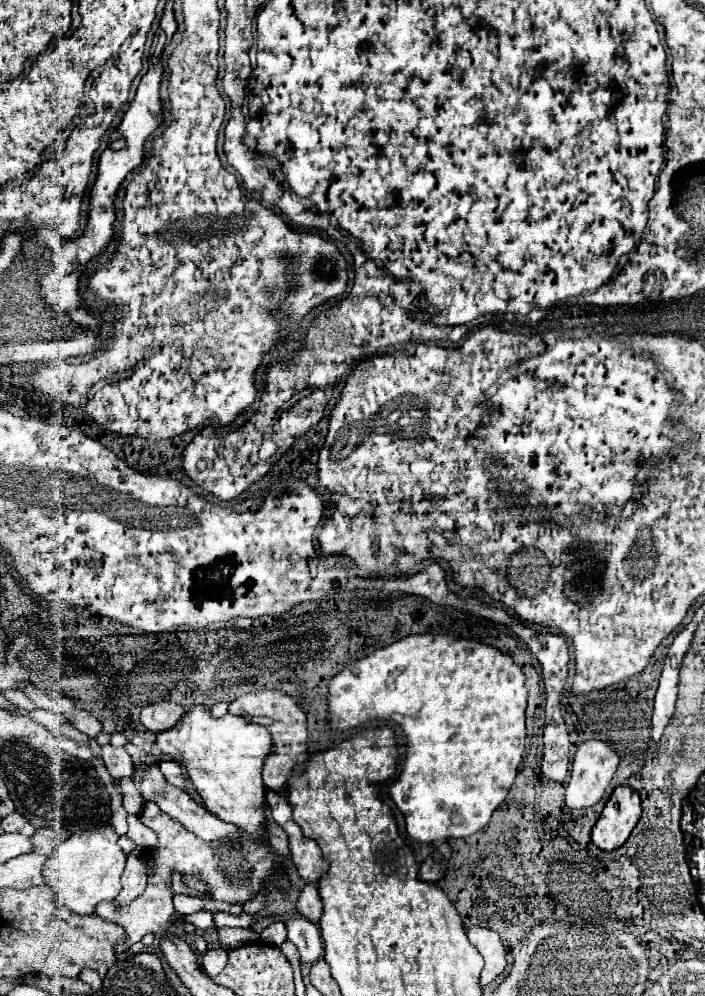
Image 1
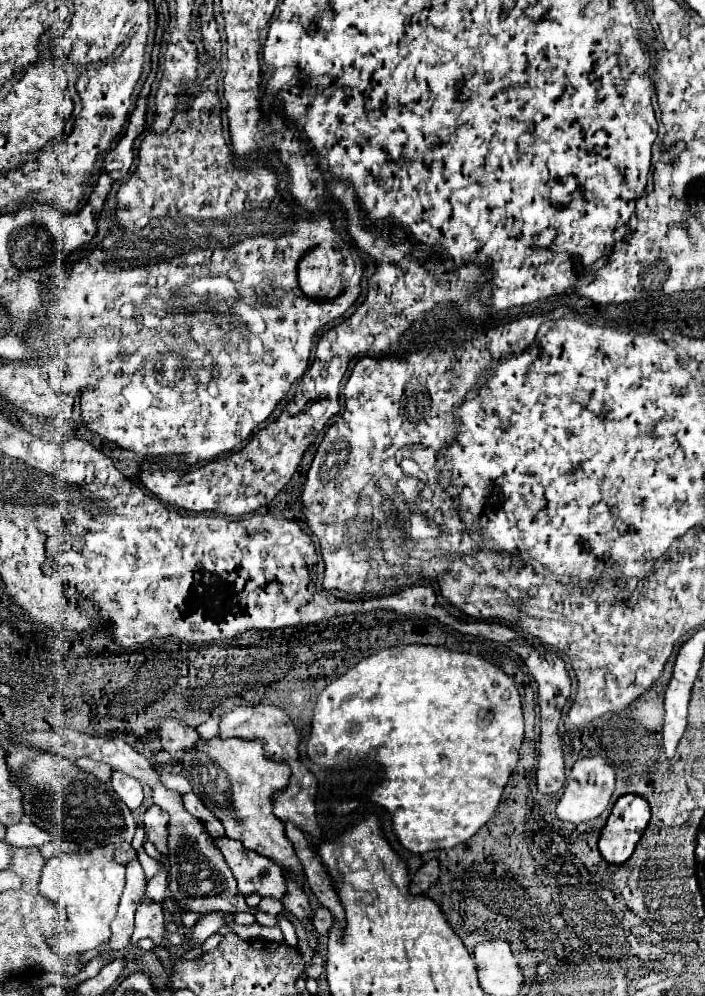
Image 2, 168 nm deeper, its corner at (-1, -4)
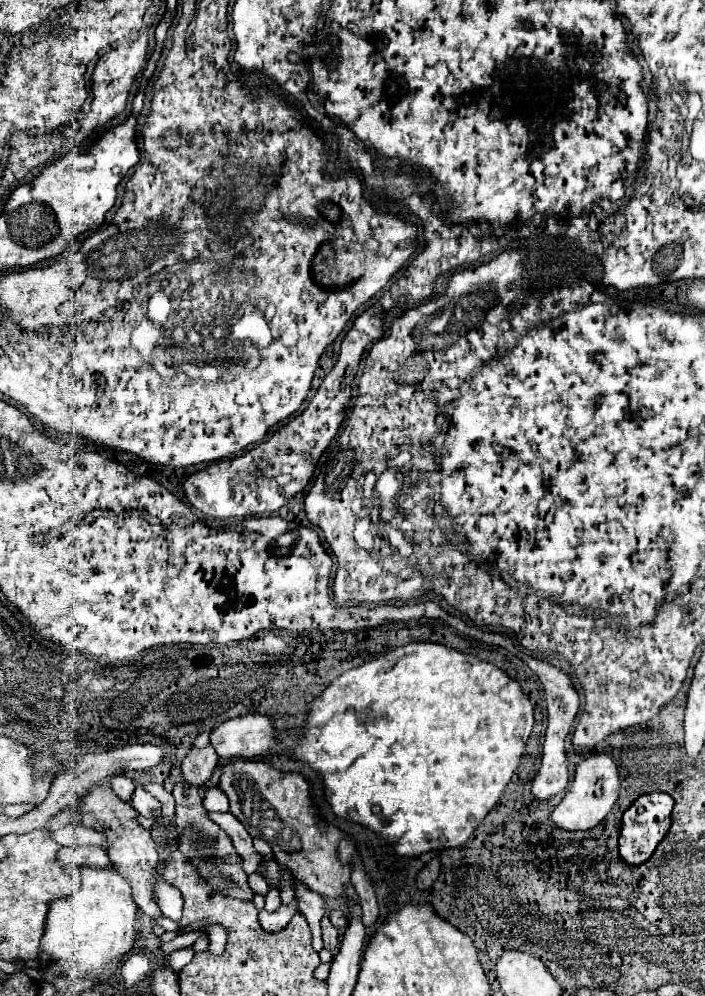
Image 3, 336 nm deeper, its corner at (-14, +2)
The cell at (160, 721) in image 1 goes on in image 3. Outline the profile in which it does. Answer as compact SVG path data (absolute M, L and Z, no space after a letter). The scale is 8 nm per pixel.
M208 744L206 748L192 746L186 758L182 760L184 780L196 786L204 786L210 780L216 764L218 764L218 754L212 744Z

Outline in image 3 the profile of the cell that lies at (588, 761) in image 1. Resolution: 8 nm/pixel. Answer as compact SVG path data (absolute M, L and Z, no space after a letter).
M606 754L590 756L576 768L574 784L570 784L570 788L566 790L564 800L554 808L554 812L550 816L550 822L554 826L558 826L558 828L564 828L564 830L588 830L588 828L594 828L612 810L612 806L618 800L618 794L620 794L620 770L618 770L618 764Z

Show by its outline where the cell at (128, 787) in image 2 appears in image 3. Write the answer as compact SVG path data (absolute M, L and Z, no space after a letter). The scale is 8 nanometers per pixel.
M142 784L136 786L130 802L146 818L158 818L160 816L160 802L150 792L146 792Z

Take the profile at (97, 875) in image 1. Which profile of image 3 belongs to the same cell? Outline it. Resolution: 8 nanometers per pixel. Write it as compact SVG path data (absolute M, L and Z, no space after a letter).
M68 866L68 870L78 870L82 876L82 886L68 898L50 904L46 918L46 932L42 936L42 966L52 972L62 972L72 978L90 978L94 974L104 974L100 970L112 968L118 956L132 948L134 938L134 912L136 904L132 898L132 888L124 876L118 874L114 866L108 868L90 868L90 866Z

